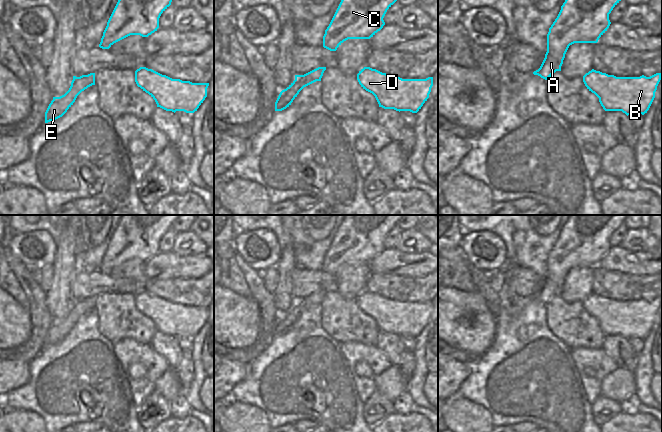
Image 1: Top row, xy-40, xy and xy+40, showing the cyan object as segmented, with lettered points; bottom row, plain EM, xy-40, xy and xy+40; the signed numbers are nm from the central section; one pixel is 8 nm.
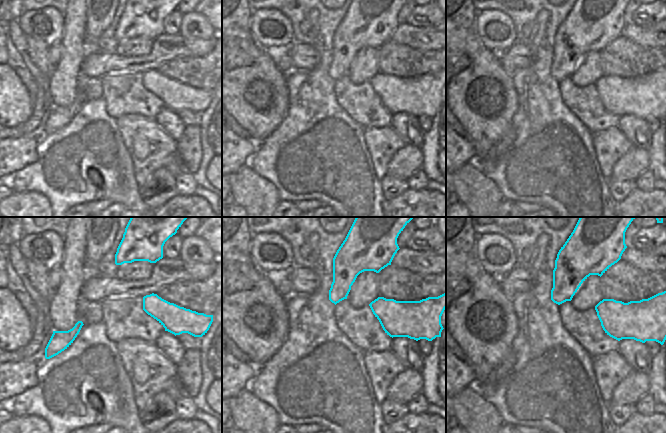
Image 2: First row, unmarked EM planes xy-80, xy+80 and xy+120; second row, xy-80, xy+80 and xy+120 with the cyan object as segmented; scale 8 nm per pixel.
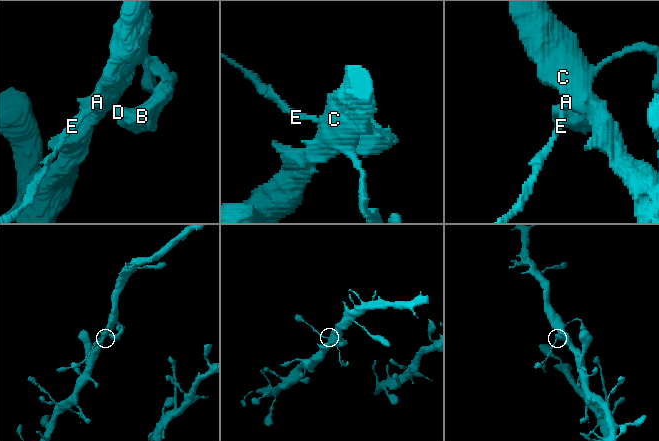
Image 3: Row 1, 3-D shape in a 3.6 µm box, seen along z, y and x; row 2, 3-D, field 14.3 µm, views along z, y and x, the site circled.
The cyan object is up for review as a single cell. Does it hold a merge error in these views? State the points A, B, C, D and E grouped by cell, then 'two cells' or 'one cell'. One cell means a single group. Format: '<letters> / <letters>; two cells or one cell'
A B C D / E; two cells

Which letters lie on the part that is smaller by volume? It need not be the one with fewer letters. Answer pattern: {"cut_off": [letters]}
{"cut_off": ["E"]}

